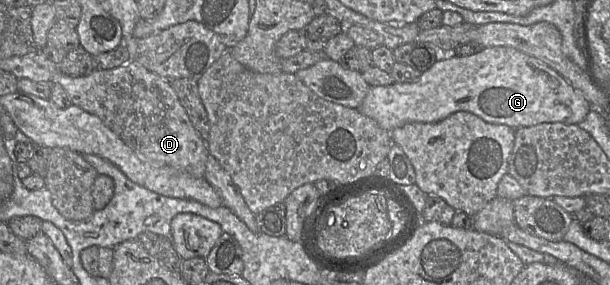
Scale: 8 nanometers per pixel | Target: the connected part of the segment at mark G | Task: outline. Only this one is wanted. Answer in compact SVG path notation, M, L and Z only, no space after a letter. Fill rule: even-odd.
M492 46L484 47L473 55L436 61L415 82L371 86L358 110L388 132L411 122L439 122L458 111L468 111L488 123L505 124L517 129L553 122L578 124L591 110L591 104L563 76L539 59L512 47Z

